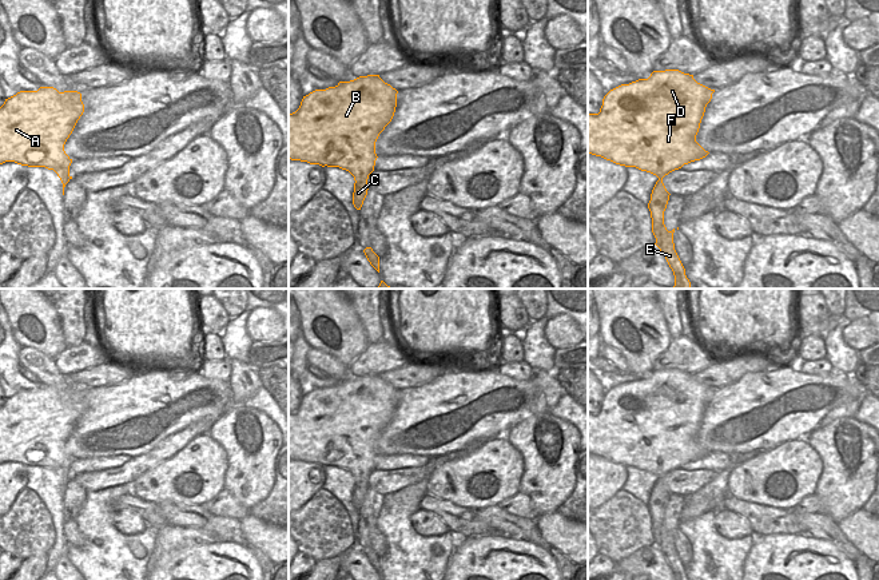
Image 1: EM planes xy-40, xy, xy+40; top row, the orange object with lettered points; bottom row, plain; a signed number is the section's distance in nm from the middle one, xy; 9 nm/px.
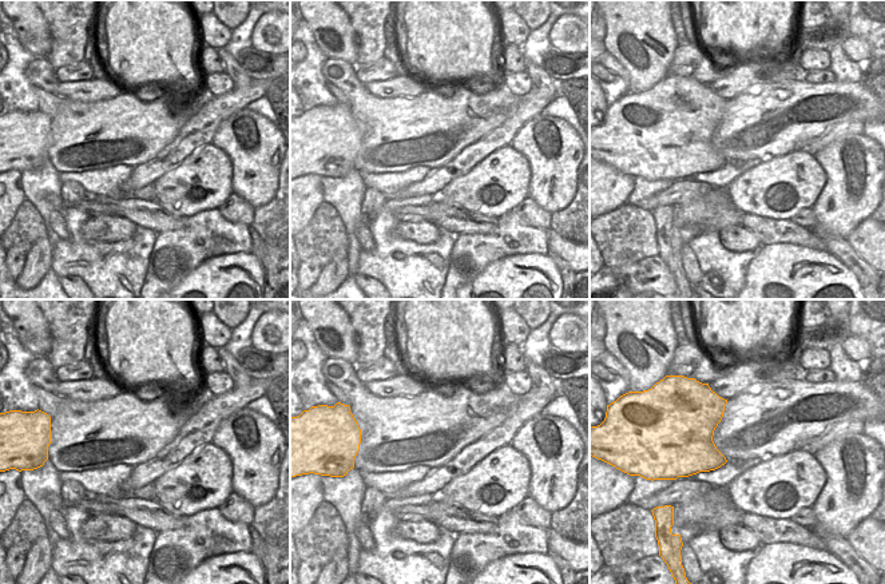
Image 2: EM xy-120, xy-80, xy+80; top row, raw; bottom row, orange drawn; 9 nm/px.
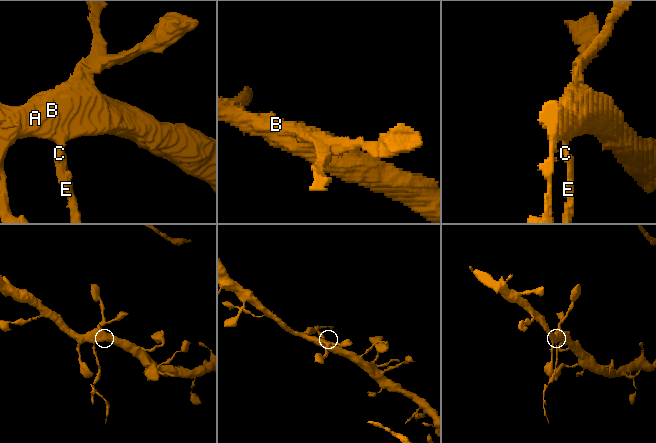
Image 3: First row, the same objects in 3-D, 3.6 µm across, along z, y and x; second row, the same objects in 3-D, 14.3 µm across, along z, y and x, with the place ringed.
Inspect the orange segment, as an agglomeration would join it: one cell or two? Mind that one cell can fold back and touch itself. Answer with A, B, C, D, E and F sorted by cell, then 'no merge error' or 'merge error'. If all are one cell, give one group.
A B D F / C E; merge error

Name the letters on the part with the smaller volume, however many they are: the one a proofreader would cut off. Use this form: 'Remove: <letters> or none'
Remove: C, E.

